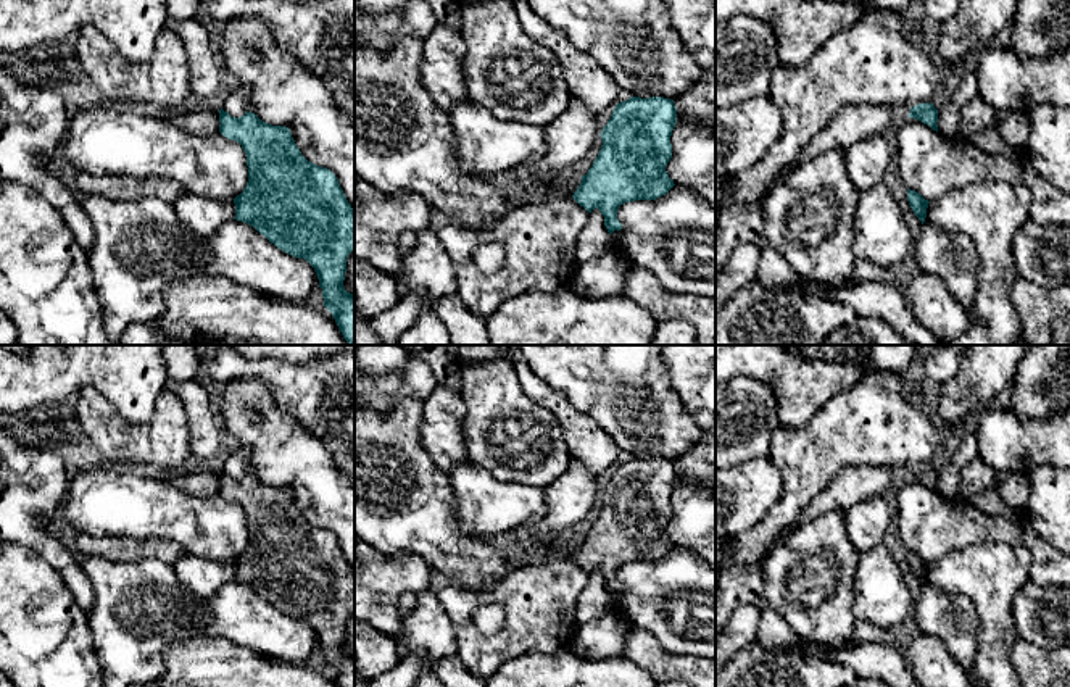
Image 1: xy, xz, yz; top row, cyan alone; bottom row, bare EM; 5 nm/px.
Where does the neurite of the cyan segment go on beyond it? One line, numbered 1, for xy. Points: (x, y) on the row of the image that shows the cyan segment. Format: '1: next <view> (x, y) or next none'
1: next none

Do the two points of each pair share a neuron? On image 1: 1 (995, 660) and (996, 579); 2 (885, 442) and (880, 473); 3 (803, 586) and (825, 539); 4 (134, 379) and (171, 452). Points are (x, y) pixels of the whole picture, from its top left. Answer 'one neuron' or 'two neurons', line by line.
1: one neuron
2: two neurons
3: one neuron
4: two neurons

